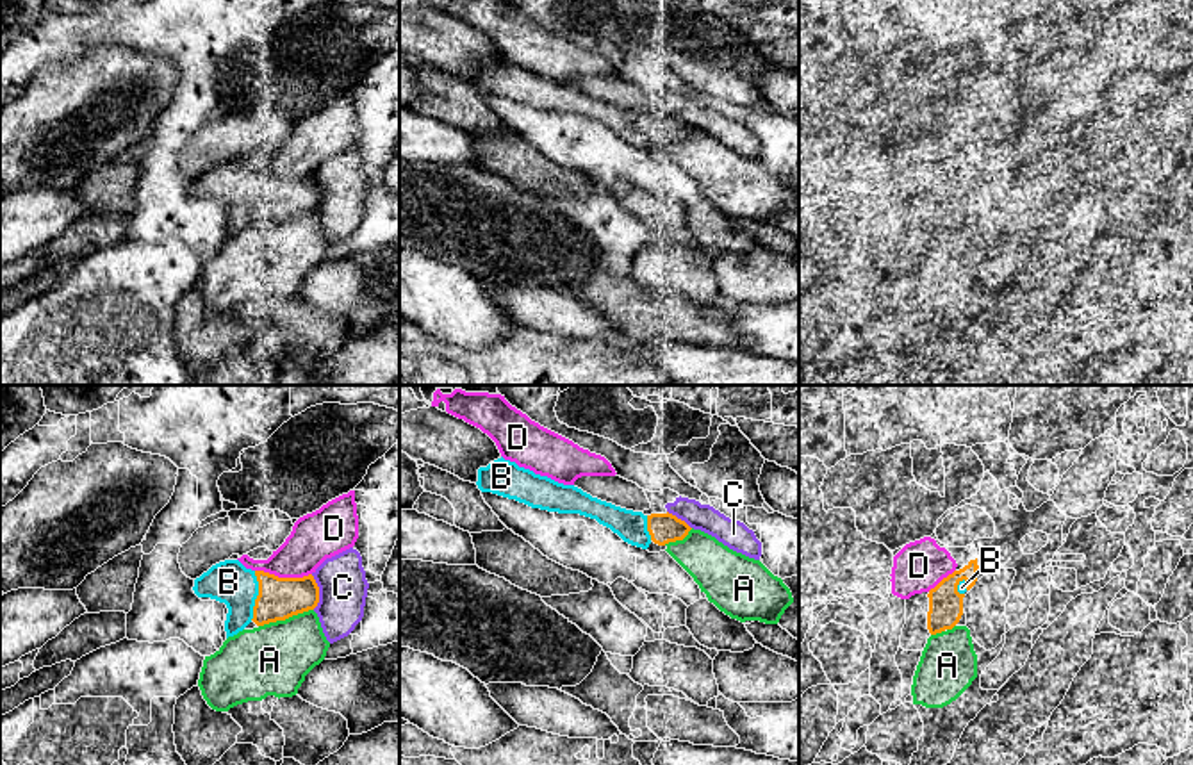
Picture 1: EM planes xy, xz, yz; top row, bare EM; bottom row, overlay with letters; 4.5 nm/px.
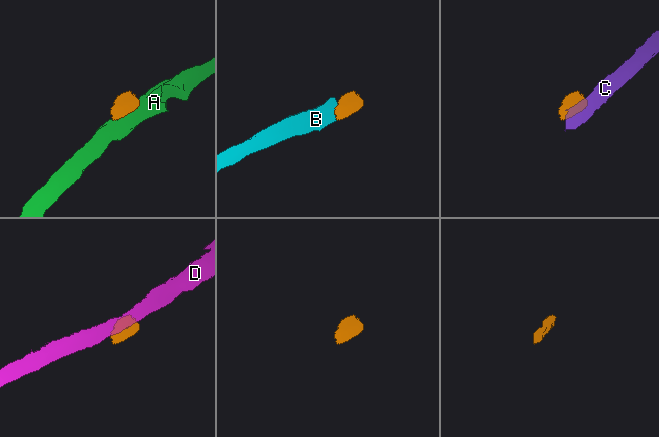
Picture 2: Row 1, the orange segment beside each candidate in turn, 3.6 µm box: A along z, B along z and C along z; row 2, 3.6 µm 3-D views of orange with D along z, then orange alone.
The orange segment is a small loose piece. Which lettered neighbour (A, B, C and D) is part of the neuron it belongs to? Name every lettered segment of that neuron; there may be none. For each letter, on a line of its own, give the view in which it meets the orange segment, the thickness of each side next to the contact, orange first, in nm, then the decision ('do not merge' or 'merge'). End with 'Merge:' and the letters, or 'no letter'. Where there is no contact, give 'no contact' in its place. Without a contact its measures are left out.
A: contact in xy; calibres 190 and 320 nm; do not merge
B: contact in xy; calibres 190 and 200 nm; merge
C: contact in xy; calibres 190 and 220 nm; do not merge
D: contact in xy; calibres 190 and 220 nm; do not merge
Merge: B

